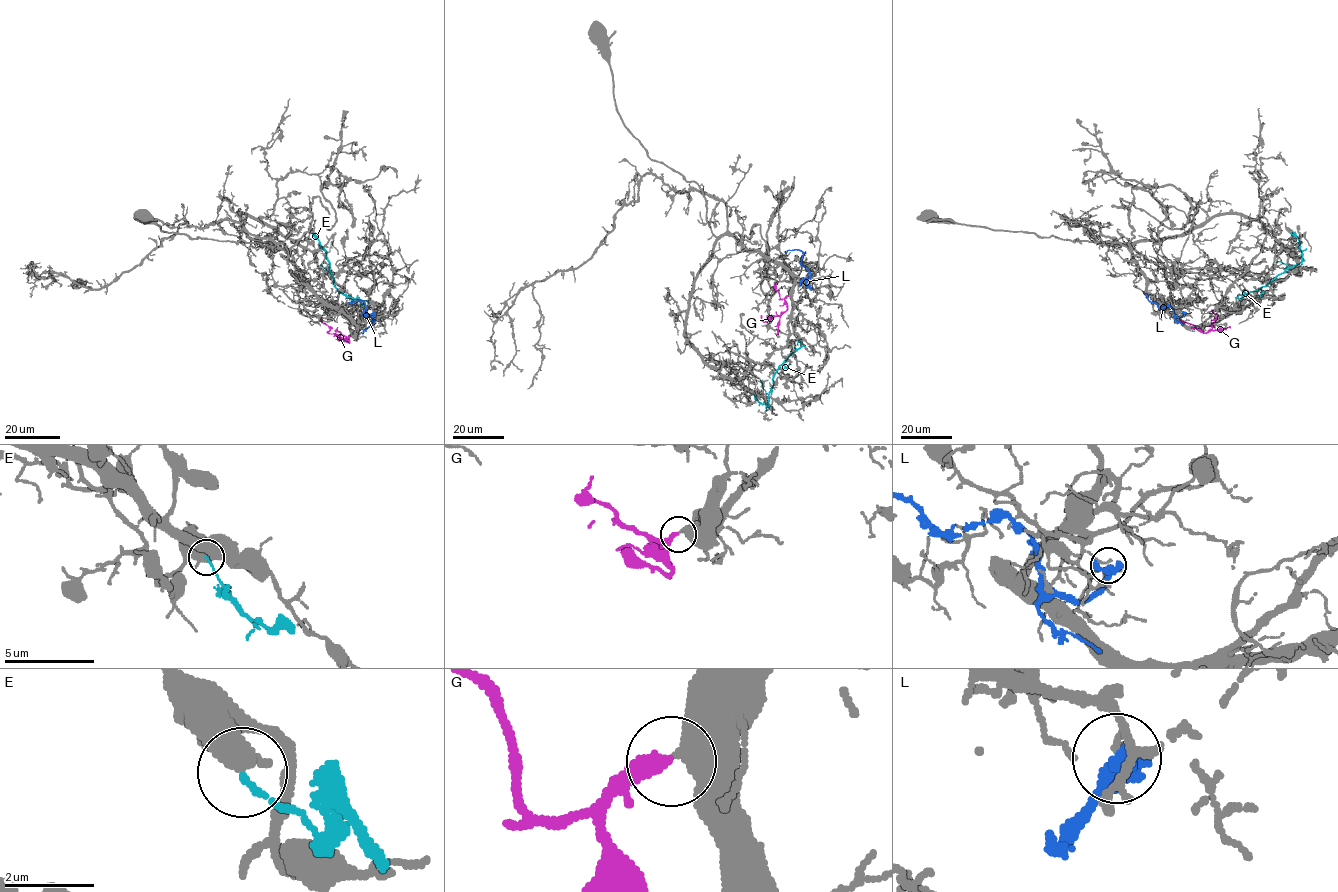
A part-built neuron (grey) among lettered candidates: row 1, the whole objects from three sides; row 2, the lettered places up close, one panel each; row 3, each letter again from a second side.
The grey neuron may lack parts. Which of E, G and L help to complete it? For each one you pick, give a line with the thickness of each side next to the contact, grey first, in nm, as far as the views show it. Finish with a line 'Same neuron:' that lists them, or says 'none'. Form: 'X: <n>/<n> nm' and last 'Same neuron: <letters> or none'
G: 550/360 nm
Same neuron: G

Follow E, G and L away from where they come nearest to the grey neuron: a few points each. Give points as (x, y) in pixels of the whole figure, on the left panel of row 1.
E: (312, 233), (326, 254), (334, 286), (347, 296), (363, 301), (360, 306)
G: (350, 336), (346, 337), (349, 342), (330, 333), (330, 327), (321, 320), (321, 317)
L: (374, 320), (370, 325), (374, 314), (364, 314), (366, 306), (363, 302), (347, 303)

